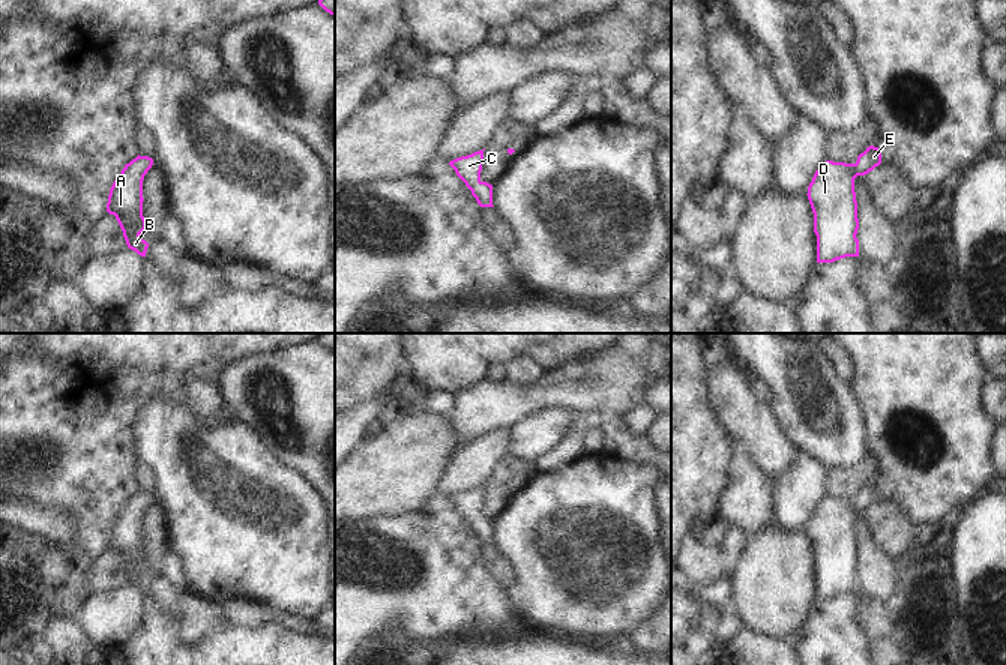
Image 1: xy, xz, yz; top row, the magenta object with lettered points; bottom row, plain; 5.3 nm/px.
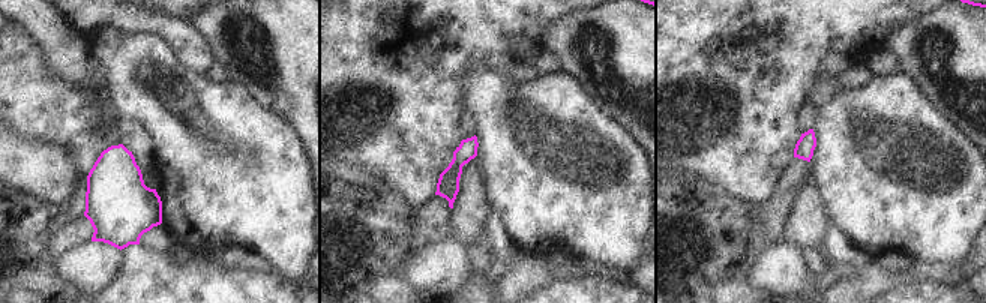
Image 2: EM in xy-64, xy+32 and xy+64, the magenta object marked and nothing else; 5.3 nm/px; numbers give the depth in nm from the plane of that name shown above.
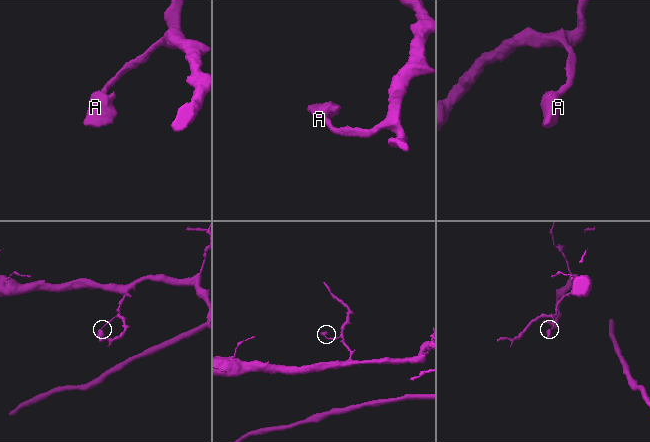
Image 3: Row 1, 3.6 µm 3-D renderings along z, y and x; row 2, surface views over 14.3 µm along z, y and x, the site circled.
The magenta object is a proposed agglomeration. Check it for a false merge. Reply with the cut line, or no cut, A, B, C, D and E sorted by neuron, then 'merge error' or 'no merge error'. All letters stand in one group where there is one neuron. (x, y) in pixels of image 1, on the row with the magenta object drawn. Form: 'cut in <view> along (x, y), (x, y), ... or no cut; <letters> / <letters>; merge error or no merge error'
no cut; A B C D E; no merge error

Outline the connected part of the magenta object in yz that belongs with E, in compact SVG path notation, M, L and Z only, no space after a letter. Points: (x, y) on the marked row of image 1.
M869 146L854 164L826 161L808 186L817 236L817 263L859 257L854 179L881 164L881 150Z

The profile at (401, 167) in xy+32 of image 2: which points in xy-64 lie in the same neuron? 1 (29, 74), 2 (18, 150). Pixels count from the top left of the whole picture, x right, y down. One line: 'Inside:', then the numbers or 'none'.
Inside: 1

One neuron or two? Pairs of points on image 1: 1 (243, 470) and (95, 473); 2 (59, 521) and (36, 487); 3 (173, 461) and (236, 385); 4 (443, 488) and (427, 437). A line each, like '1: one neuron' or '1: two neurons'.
1: two neurons
2: two neurons
3: two neurons
4: two neurons

